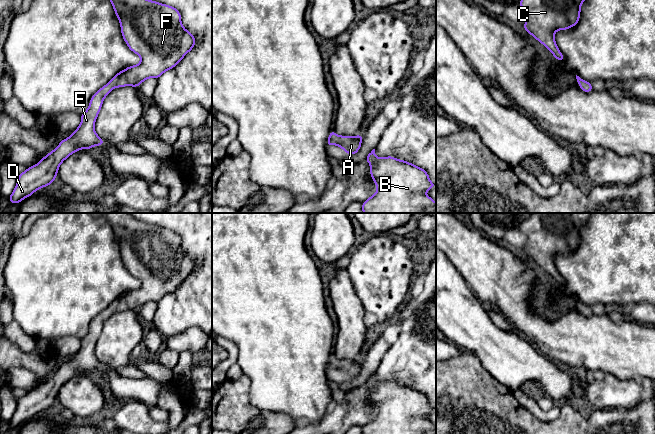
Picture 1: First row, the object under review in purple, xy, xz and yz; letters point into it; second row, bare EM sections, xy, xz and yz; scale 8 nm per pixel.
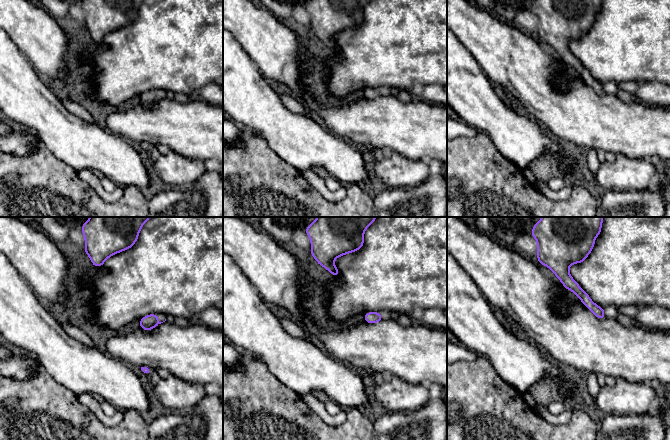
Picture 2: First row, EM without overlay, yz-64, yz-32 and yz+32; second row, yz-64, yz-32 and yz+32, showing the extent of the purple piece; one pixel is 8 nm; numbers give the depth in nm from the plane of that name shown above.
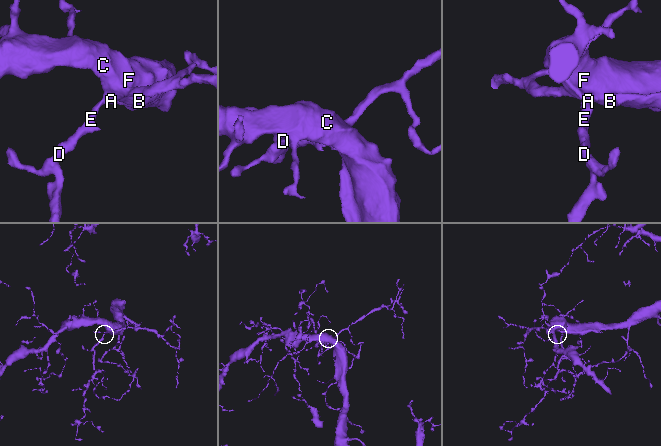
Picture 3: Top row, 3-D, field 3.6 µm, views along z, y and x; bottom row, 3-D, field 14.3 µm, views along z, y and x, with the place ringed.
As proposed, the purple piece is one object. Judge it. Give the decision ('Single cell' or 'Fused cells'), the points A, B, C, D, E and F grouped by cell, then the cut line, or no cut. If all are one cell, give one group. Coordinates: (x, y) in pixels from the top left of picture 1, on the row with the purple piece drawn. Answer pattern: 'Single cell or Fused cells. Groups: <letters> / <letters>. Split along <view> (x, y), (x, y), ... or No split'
Single cell. Groups: A B C D E F. No split

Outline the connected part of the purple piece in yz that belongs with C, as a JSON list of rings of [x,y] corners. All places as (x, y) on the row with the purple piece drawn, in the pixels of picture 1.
[[[520,0],[518,4],[526,13],[524,31],[542,43],[558,61],[564,61],[554,35],[557,30],[567,30],[578,23],[584,1]]]

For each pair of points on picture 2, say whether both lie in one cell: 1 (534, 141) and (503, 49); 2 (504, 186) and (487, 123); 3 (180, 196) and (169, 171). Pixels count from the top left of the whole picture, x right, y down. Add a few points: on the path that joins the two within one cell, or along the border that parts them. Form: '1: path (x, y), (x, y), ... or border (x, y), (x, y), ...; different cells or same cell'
1: border (528, 114), (537, 121); different cells
2: border (480, 131), (490, 138), (507, 159); different cells
3: border (198, 178), (190, 185), (177, 188); different cells

